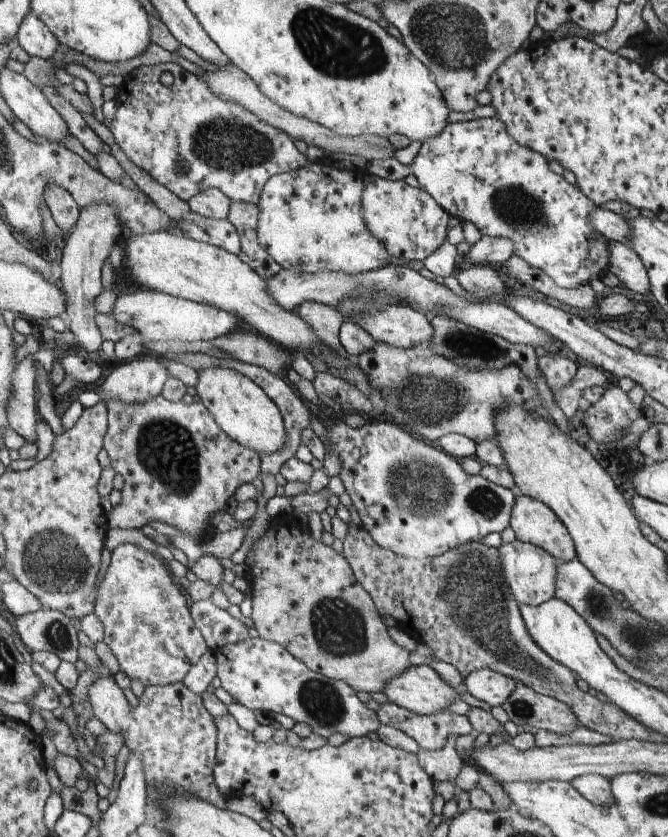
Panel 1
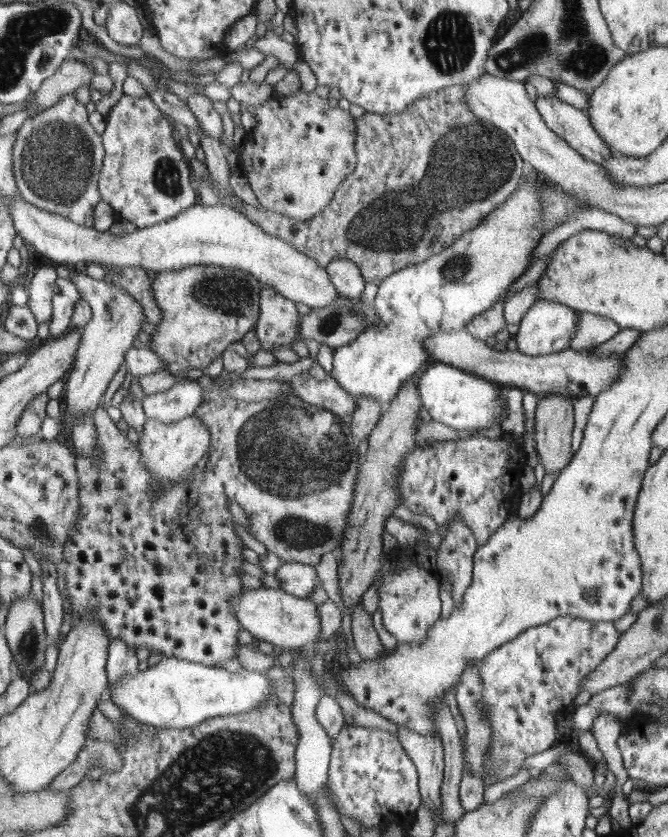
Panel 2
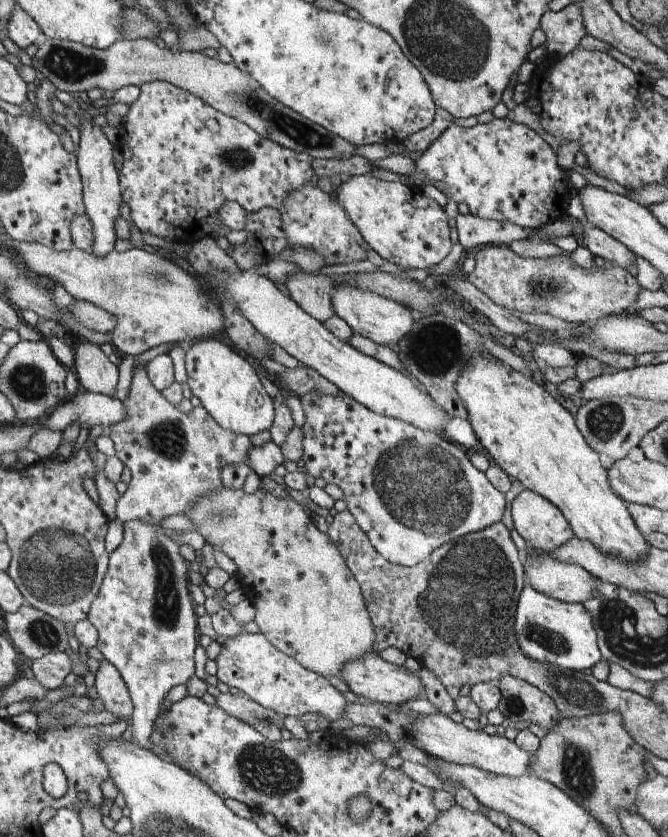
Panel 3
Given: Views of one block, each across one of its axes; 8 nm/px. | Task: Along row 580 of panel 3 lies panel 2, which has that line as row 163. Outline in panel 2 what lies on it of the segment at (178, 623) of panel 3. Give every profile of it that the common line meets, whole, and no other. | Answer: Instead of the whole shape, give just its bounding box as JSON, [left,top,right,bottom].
[99,95,196,229]

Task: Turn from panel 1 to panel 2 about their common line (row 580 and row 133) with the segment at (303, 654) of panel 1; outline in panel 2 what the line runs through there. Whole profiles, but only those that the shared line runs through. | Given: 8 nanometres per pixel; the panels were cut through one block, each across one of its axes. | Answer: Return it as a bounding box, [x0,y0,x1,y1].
[238,88,357,224]

